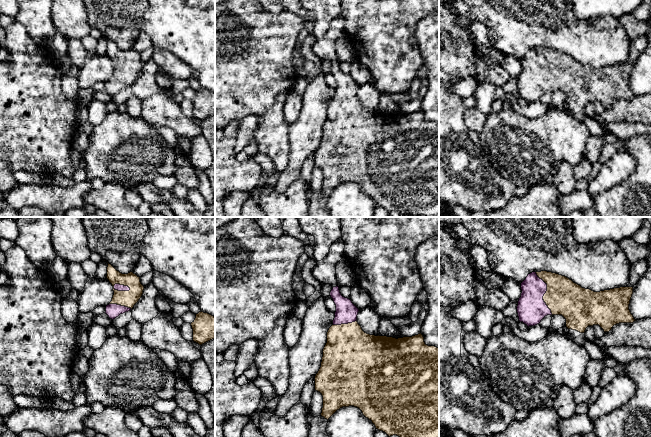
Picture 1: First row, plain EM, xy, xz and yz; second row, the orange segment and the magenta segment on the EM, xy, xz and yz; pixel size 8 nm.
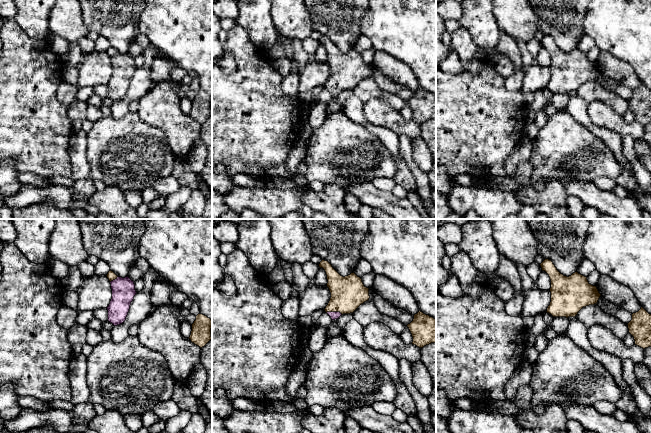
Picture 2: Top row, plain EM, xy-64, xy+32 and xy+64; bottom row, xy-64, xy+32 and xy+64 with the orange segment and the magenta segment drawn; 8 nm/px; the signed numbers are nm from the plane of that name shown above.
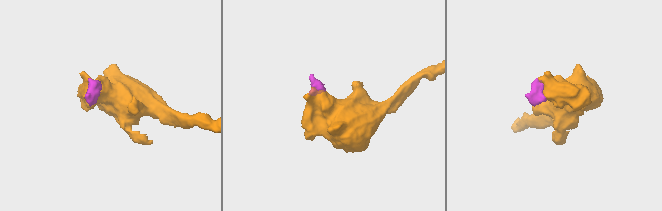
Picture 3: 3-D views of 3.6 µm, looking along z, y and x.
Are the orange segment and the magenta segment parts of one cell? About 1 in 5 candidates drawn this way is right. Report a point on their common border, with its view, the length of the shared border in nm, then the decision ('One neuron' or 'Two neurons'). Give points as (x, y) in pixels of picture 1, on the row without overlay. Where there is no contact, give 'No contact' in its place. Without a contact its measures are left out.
Touches orange at yz (545, 69). Shared border 380 nm. One neuron

